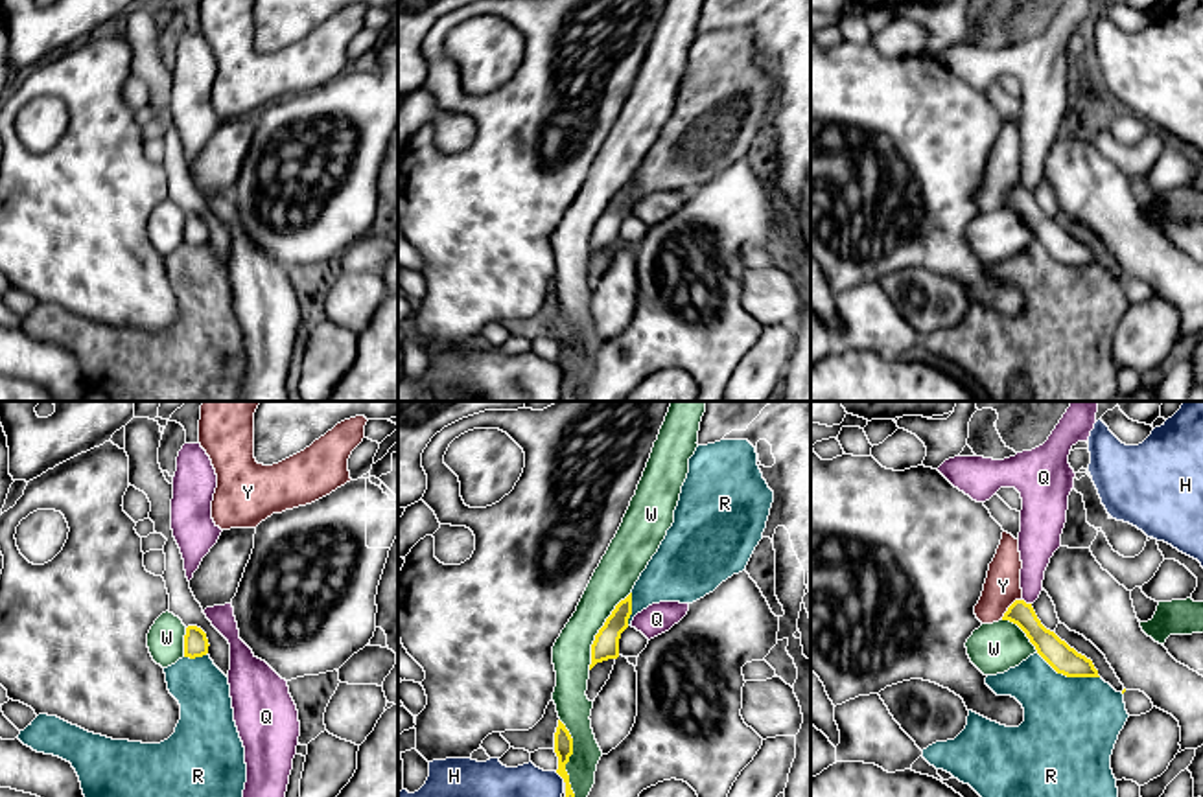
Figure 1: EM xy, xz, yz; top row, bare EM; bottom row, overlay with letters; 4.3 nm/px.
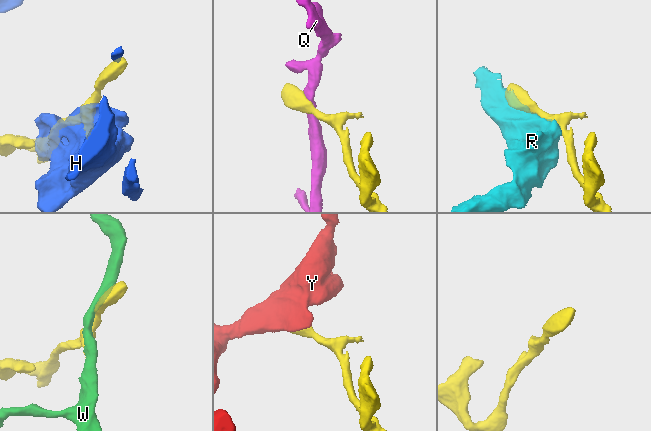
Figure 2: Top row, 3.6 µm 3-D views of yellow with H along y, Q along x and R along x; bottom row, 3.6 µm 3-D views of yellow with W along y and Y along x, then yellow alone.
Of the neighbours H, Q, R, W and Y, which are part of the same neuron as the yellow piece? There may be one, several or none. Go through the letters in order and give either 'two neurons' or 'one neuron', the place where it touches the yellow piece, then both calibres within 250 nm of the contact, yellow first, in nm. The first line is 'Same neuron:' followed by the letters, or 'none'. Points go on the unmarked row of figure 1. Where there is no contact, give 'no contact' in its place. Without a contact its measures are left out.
Same neuron: none
H: two neurons; meets yellow in xz at (560, 363); 80 nm thick on the yellow side, 360 nm on the other
Q: two neurons; meets yellow in yz at (1025, 190); 120 nm thick on the yellow side, 150 nm on the other
R: two neurons; meets yellow in yz at (1069, 264); 120 nm thick on the yellow side, 420 nm on the other
W: two neurons; meets yellow in xz at (568, 348); 80 nm thick on the yellow side, 150 nm on the other
Y: two neurons; meets yellow in yz at (1008, 196); 110 nm thick on the yellow side, 160 nm on the other

